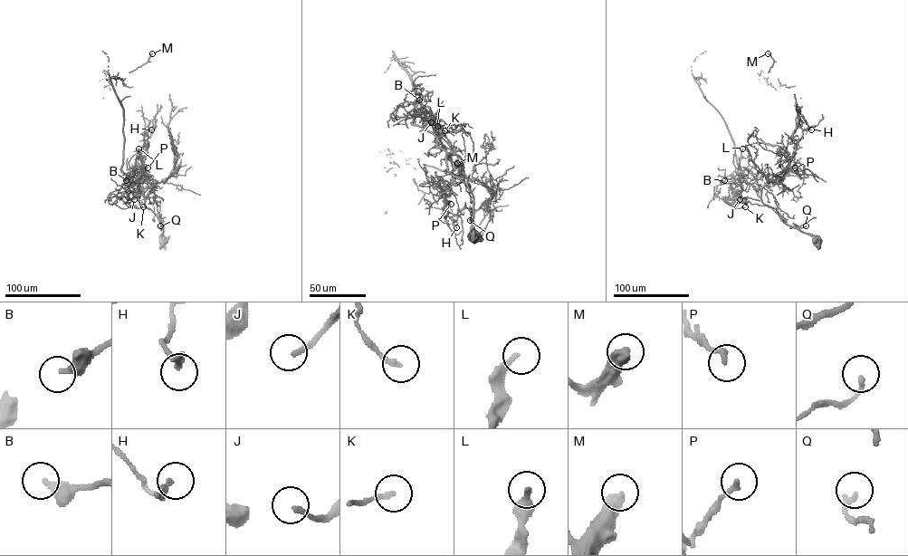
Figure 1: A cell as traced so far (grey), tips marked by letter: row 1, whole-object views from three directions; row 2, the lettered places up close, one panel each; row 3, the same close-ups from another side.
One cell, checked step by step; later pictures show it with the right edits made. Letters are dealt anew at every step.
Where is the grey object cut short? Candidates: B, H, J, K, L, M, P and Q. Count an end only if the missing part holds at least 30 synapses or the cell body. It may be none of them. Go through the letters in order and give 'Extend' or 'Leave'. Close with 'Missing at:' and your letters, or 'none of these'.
B: Leave
H: Leave
J: Extend
K: Leave
L: Leave
M: Extend
P: Leave
Q: Leave
Missing at: J, M

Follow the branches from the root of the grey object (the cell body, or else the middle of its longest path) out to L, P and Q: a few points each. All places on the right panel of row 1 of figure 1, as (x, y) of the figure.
L: (816, 241), (812, 235), (788, 225), (778, 211), (765, 205), (753, 186), (741, 177), (742, 148)
P: (816, 241), (788, 225), (778, 211), (761, 198), (766, 185), (795, 167)
Q: (816, 241), (797, 227), (806, 225)

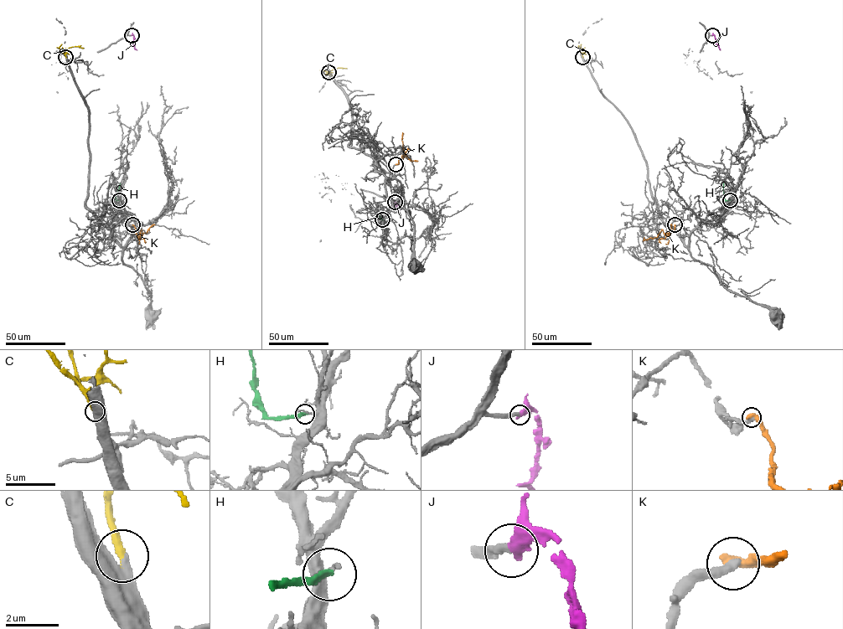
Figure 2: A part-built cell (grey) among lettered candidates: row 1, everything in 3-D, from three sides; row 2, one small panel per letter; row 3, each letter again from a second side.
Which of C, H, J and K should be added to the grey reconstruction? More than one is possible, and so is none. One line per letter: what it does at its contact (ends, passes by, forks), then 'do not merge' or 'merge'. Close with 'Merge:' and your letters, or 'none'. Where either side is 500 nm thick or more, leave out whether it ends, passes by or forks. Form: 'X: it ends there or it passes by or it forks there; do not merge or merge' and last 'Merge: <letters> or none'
C: merge
H: it ends there; do not merge
J: it ends there; merge
K: it ends there; do not merge
Merge: C, J

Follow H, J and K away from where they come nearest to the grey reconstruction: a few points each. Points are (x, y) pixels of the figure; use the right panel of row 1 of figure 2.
H: (730, 200), (724, 198), (723, 183)
J: (712, 35), (720, 49)
K: (674, 224), (669, 234), (662, 229), (654, 239), (644, 239), (644, 237)

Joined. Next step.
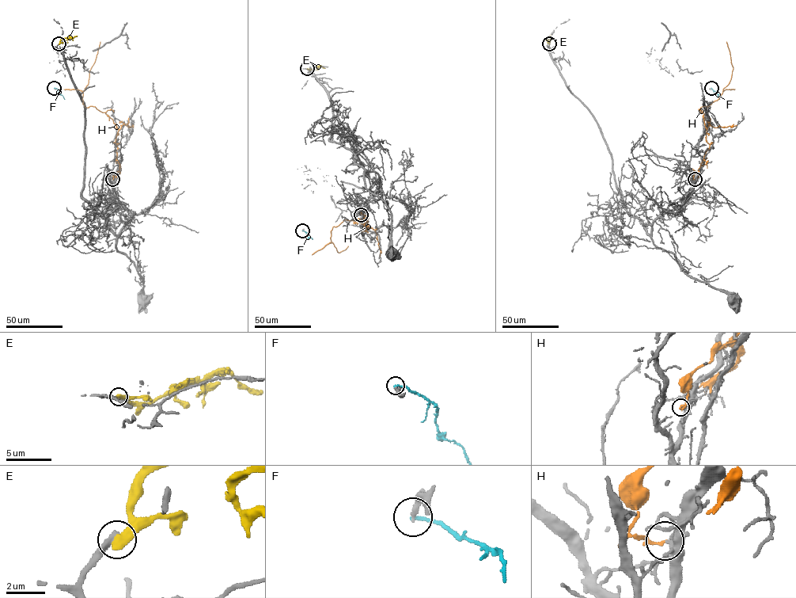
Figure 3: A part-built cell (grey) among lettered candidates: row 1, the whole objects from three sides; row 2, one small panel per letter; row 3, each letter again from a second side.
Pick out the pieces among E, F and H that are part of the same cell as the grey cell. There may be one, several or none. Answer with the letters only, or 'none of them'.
none of them

